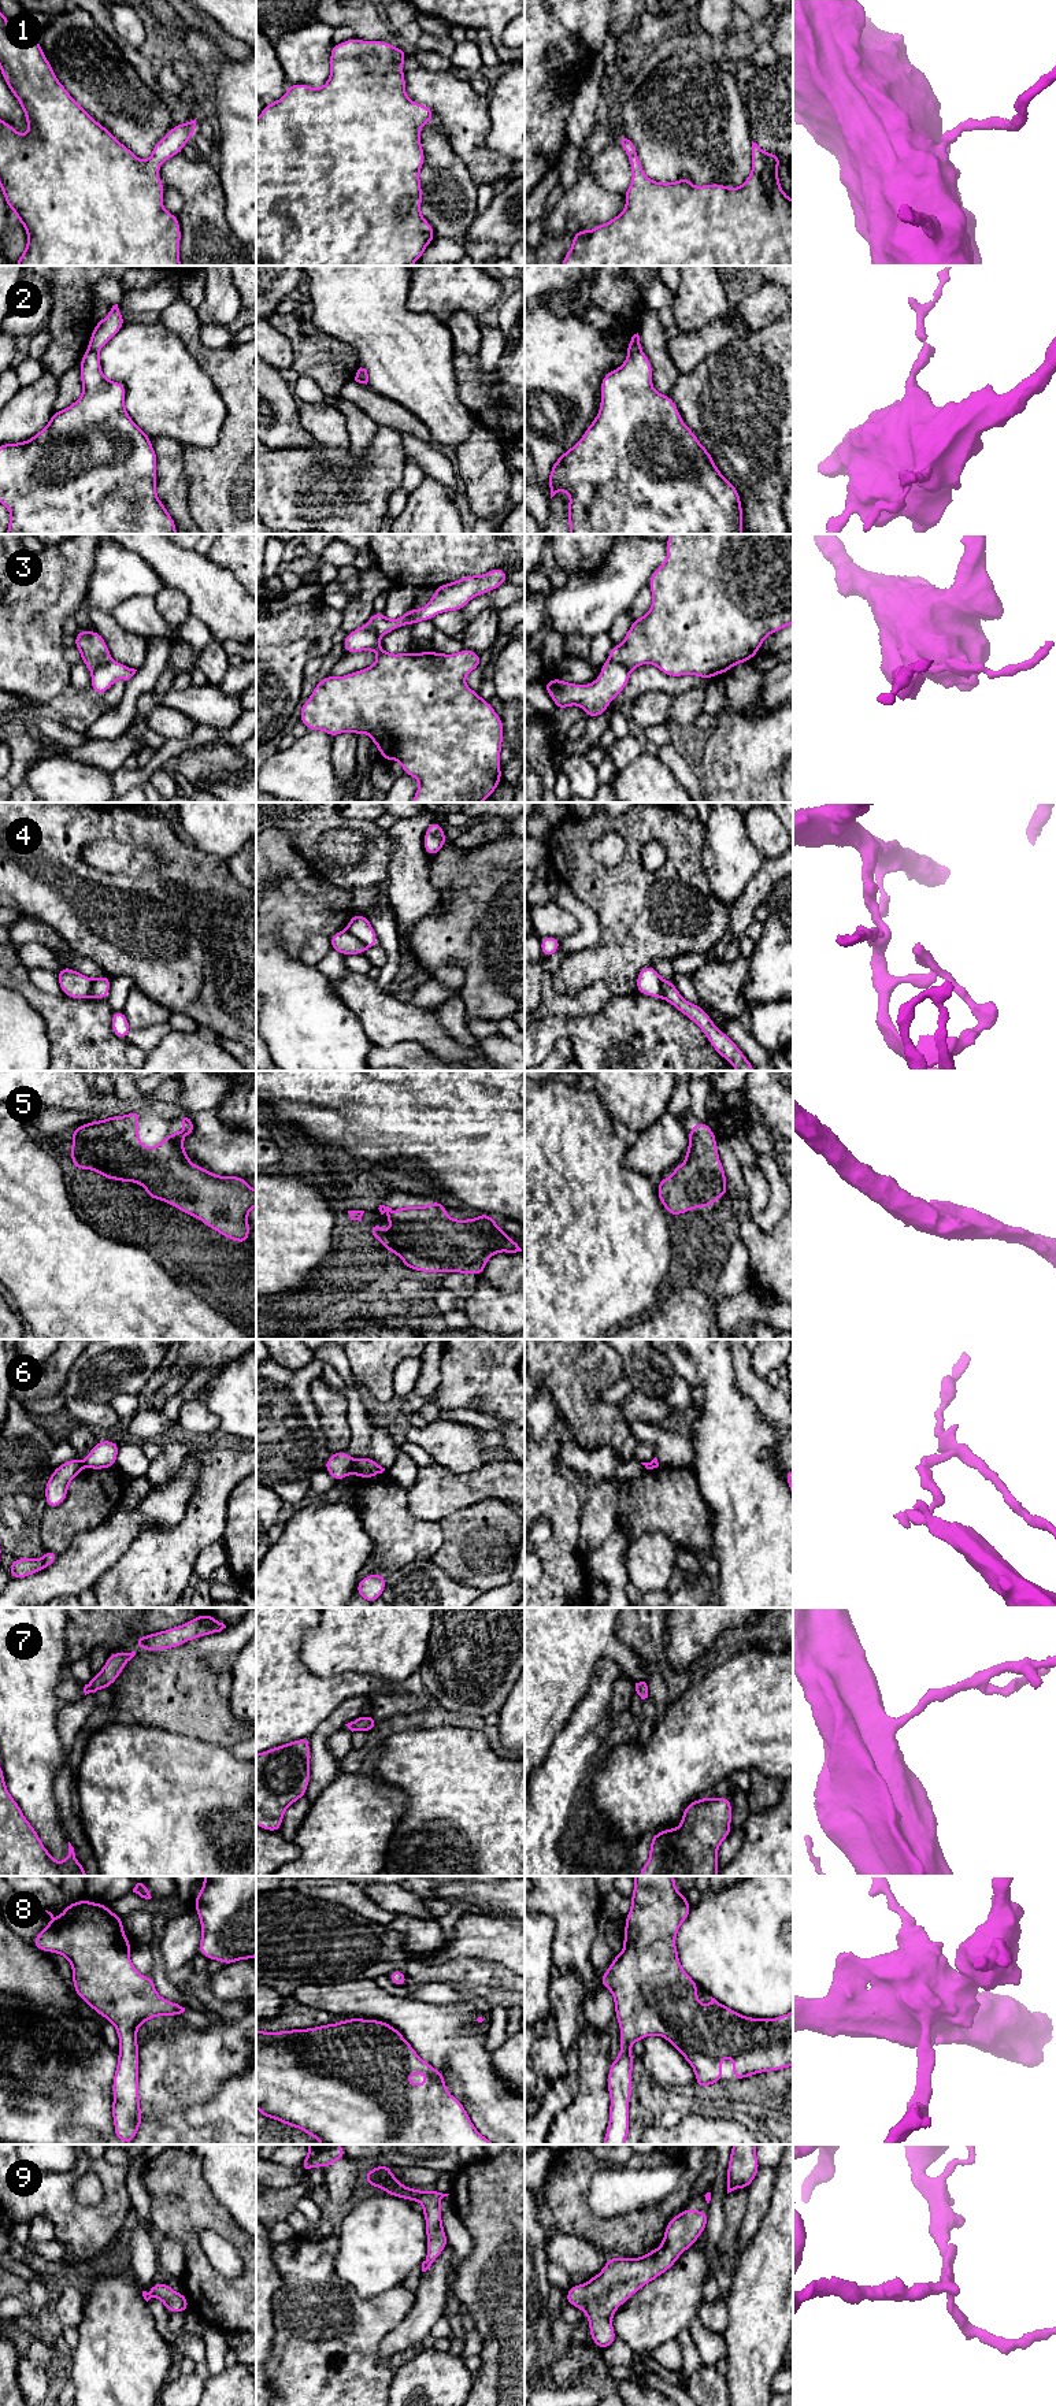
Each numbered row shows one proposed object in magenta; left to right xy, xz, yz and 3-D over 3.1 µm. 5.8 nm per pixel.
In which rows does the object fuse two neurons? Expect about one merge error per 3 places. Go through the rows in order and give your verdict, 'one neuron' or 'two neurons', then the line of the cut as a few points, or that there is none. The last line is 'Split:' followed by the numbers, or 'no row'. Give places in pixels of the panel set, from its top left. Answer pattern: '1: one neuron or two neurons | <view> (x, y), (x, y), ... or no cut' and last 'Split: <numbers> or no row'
1: one neuron | no cut
2: two neurons | yz (640, 349), (627, 353)
3: two neurons | yz (608, 659), (621, 663), (629, 671)
4: two neurons | xz (345, 930), (366, 946)
5: one neuron | no cut
6: two neurons | xz (351, 1460), (352, 1472)
7: one neuron | no cut
8: one neuron | no cut
9: one neuron | no cut
Split: 2, 3, 4, 6

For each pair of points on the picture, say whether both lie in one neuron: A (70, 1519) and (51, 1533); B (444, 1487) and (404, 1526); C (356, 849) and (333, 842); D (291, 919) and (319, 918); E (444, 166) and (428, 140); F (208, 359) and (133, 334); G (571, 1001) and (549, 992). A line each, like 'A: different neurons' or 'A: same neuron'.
A: same neuron
B: different neurons
C: same neuron
D: same neuron
E: same neuron
F: different neurons
G: same neuron

